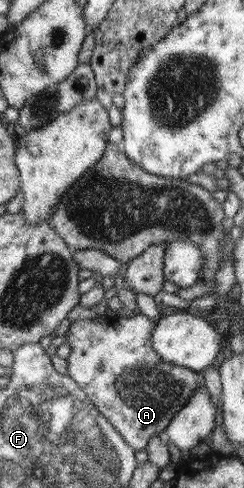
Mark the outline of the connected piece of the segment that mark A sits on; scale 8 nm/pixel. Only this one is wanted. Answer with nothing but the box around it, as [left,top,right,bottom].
[66,313,204,450]

